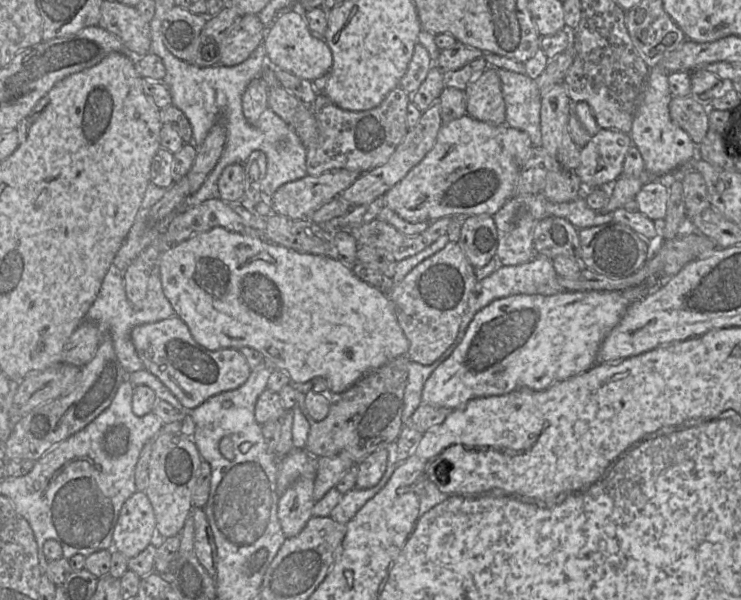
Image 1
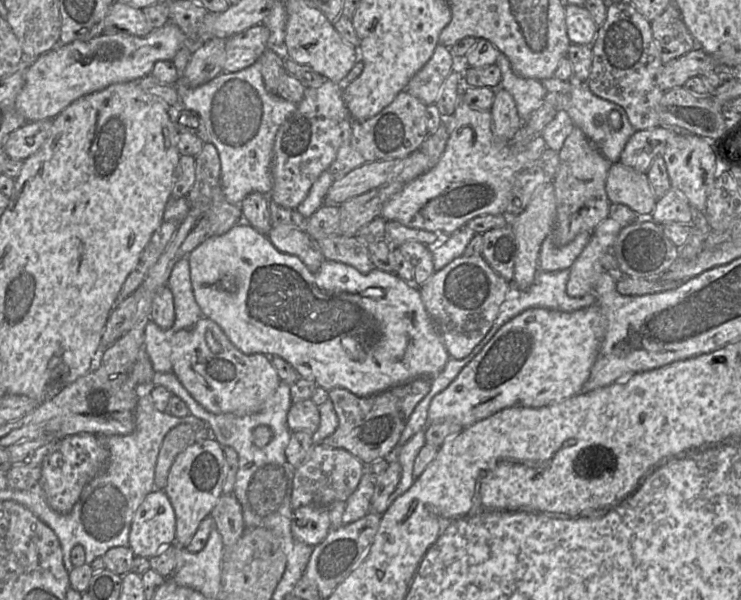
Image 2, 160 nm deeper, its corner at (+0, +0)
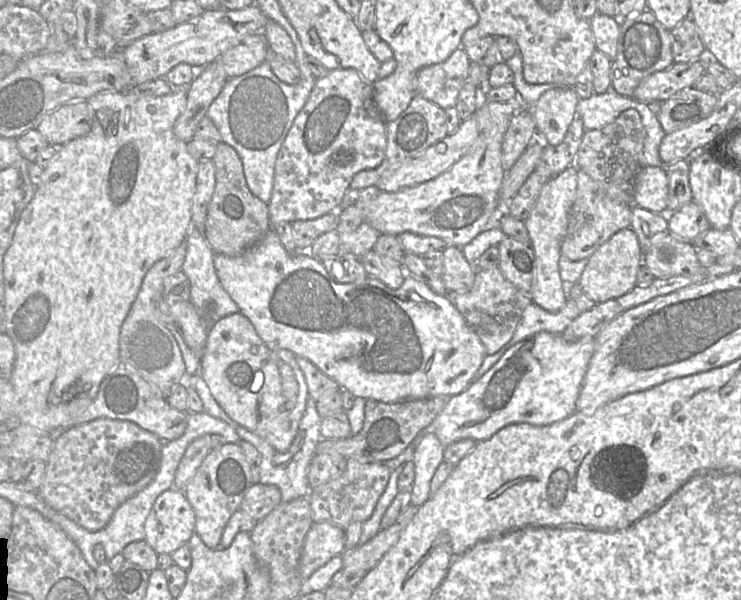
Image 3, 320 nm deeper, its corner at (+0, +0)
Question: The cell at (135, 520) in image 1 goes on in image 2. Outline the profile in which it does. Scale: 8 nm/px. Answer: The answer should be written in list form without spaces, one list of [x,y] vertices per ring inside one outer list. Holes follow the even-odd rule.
[[[162,490],[149,493],[136,510],[131,523],[129,544],[136,557],[150,559],[164,548],[173,546],[176,537],[176,517],[173,506]]]

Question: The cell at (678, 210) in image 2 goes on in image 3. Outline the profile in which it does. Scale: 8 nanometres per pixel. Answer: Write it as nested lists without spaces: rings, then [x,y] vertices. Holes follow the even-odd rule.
[[[693,201],[675,211],[668,221],[668,230],[684,242],[691,242],[710,227],[705,214]]]

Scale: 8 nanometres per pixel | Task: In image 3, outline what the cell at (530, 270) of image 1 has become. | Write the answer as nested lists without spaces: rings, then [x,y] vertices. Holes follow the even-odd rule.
[[[567,299],[565,305],[556,312],[547,311],[531,302],[523,311],[507,348],[542,331],[562,335],[580,313],[579,306],[573,299]]]

